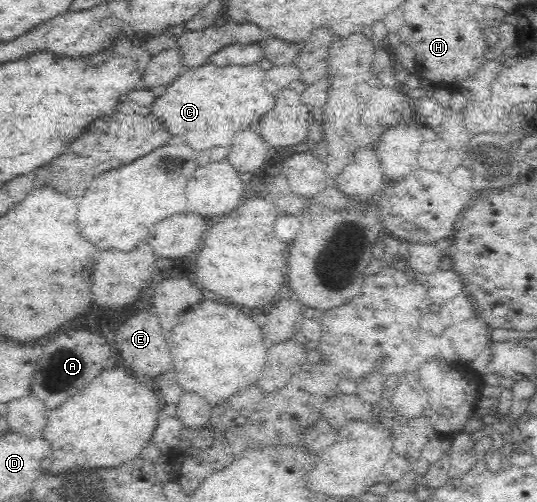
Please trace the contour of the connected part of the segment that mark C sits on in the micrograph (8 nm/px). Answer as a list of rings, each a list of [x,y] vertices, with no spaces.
[[[208,61],[197,68],[186,68],[164,91],[164,95],[156,99],[152,113],[174,135],[182,135],[182,141],[196,151],[230,145],[234,135],[252,122],[252,117],[254,121],[260,120],[275,106],[275,96],[262,85],[266,73],[257,63],[218,67]]]

